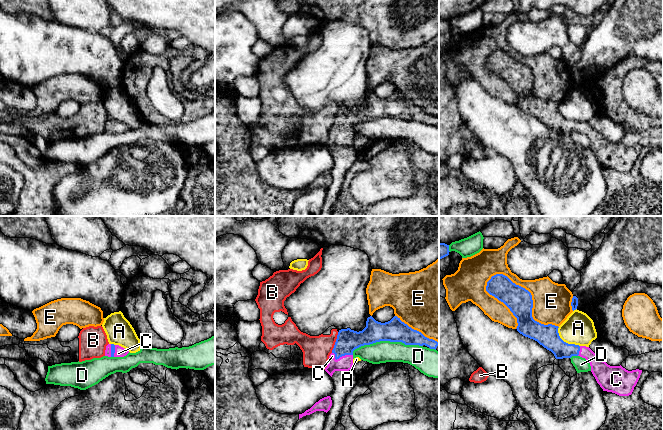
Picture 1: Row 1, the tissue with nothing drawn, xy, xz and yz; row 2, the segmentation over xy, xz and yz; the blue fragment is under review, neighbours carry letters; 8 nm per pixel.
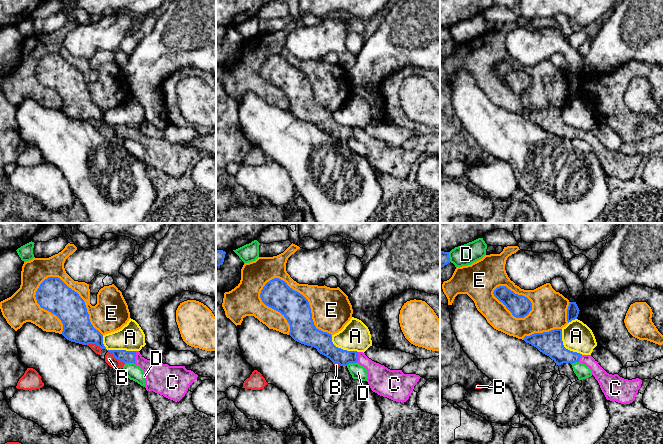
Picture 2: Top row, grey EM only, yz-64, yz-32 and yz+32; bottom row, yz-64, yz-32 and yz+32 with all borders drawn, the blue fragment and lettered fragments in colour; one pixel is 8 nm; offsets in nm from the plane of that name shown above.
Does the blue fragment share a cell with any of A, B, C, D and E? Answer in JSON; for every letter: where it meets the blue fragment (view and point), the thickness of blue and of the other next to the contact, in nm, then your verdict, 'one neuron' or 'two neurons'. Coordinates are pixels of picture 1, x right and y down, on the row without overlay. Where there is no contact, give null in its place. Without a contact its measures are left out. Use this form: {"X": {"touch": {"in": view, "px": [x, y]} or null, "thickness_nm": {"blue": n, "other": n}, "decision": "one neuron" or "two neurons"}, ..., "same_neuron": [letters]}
{"A": {"touch": {"in": "yz", "px": [565, 118]}, "thickness_nm": {"blue": 180, "other": 240}, "decision": "two neurons"}, "B": {"touch": {"in": "xz", "px": [335, 118]}, "thickness_nm": {"blue": 180, "other": 220}, "decision": "two neurons"}, "C": {"touch": {"in": "xz", "px": [341, 132]}, "thickness_nm": {"blue": 180, "other": 120}, "decision": "one neuron"}, "D": {"touch": {"in": "xz", "px": [386, 116]}, "thickness_nm": {"blue": 180, "other": 180}, "decision": "two neurons"}, "E": {"touch": {"in": "yz", "px": [531, 72]}, "thickness_nm": {"blue": 200, "other": 300}, "decision": "two neurons"}, "same_neuron": ["C"]}

